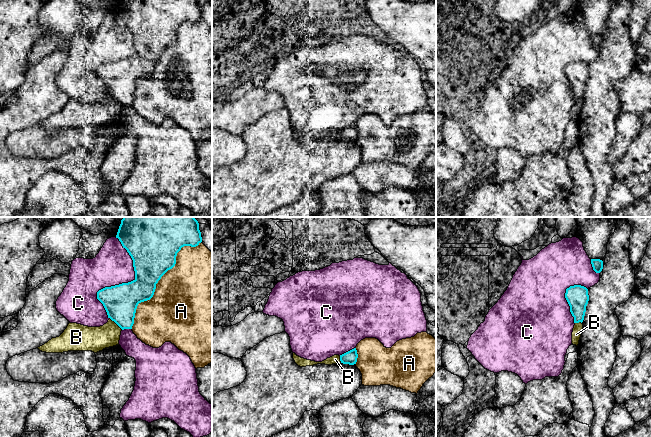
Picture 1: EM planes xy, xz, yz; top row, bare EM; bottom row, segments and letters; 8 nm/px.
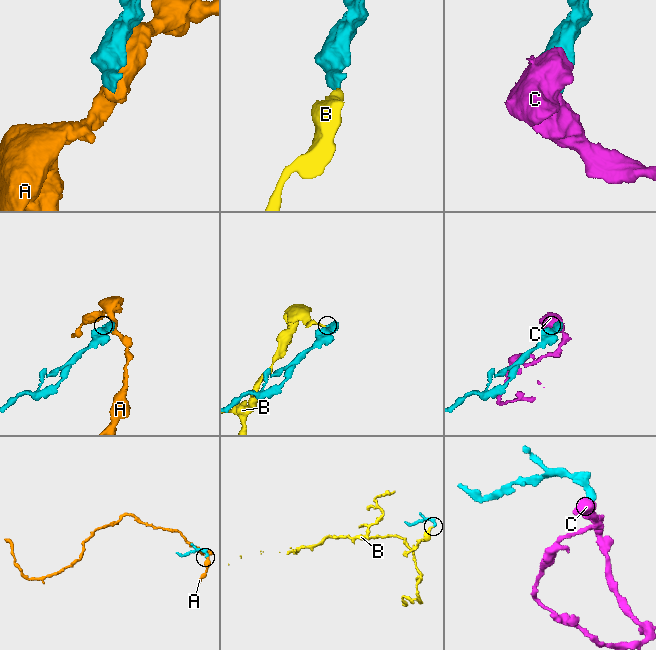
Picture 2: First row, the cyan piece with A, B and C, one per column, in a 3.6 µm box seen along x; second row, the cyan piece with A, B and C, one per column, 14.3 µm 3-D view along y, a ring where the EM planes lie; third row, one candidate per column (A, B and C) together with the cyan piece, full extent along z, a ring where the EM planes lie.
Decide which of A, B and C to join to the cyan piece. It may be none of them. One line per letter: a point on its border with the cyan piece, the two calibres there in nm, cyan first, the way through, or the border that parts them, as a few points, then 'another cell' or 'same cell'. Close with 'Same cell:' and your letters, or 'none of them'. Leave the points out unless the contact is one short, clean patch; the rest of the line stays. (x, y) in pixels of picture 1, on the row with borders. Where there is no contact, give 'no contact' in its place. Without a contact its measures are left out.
A: xy (158, 280) | 380/460 nm | another cell
B: xy (116, 323) | 280/200 nm | along xy (110, 318), (122, 329) | another cell
C: xy (123, 283) | 280/320 nm | another cell
Same cell: none of them

